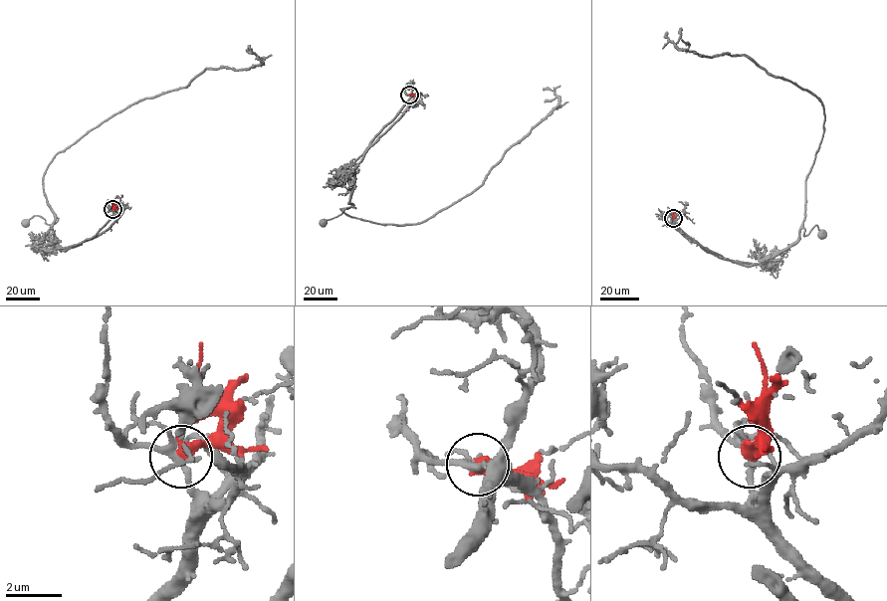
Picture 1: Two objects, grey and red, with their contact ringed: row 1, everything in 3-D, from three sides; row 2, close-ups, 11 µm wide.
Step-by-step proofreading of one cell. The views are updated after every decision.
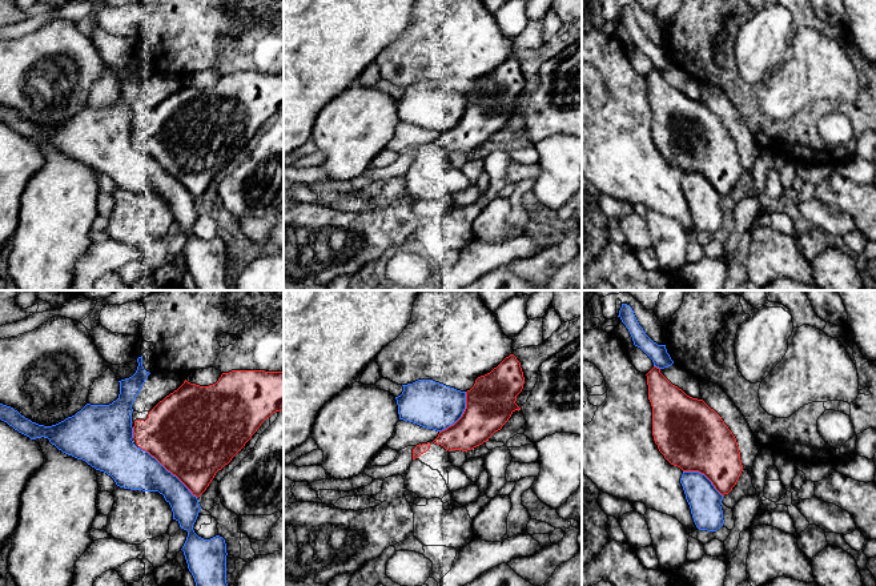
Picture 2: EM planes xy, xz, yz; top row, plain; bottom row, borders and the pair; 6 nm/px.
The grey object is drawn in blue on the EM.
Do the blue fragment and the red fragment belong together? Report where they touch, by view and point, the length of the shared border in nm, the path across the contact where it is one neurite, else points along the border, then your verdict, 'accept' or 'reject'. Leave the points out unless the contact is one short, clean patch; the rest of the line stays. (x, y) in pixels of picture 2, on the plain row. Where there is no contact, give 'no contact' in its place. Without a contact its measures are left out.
xy (167, 172) | 480 nm | reject

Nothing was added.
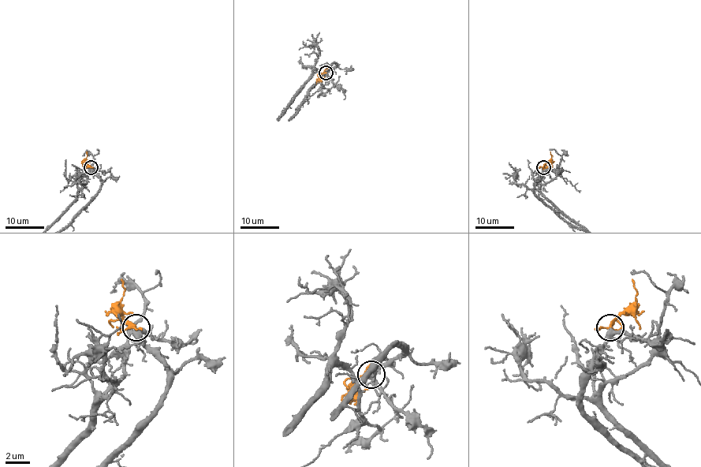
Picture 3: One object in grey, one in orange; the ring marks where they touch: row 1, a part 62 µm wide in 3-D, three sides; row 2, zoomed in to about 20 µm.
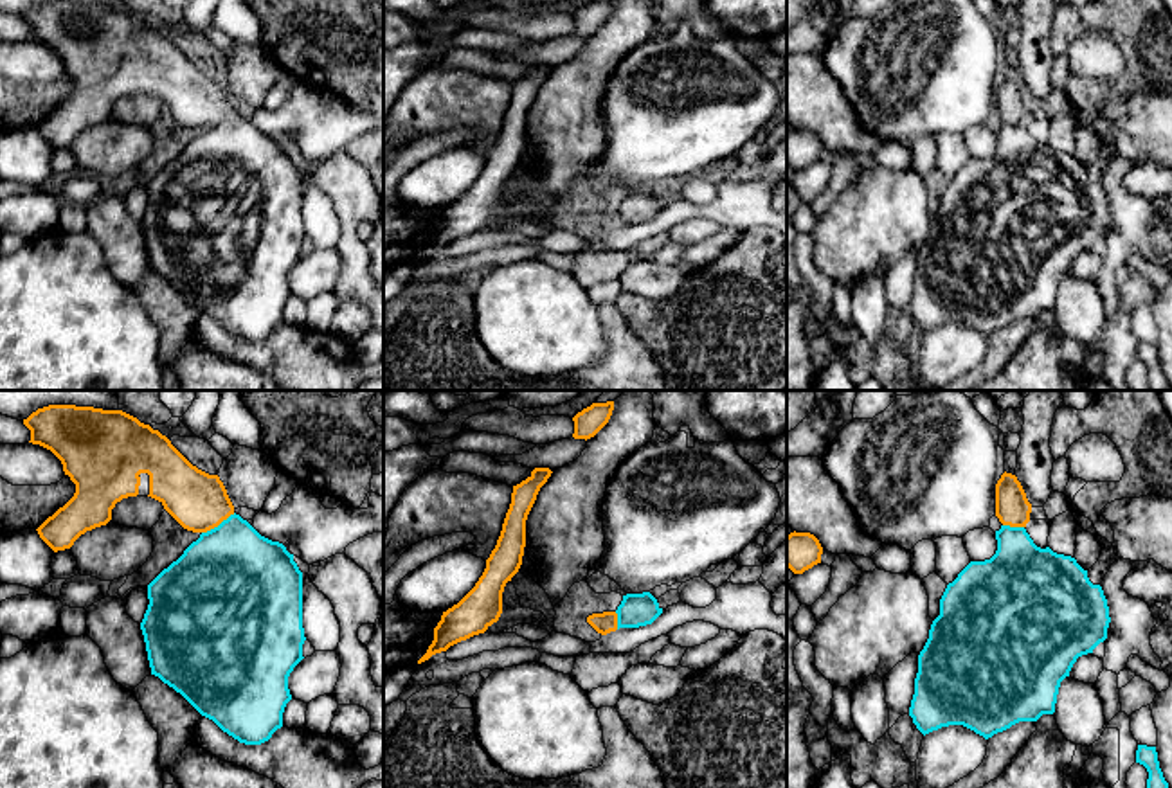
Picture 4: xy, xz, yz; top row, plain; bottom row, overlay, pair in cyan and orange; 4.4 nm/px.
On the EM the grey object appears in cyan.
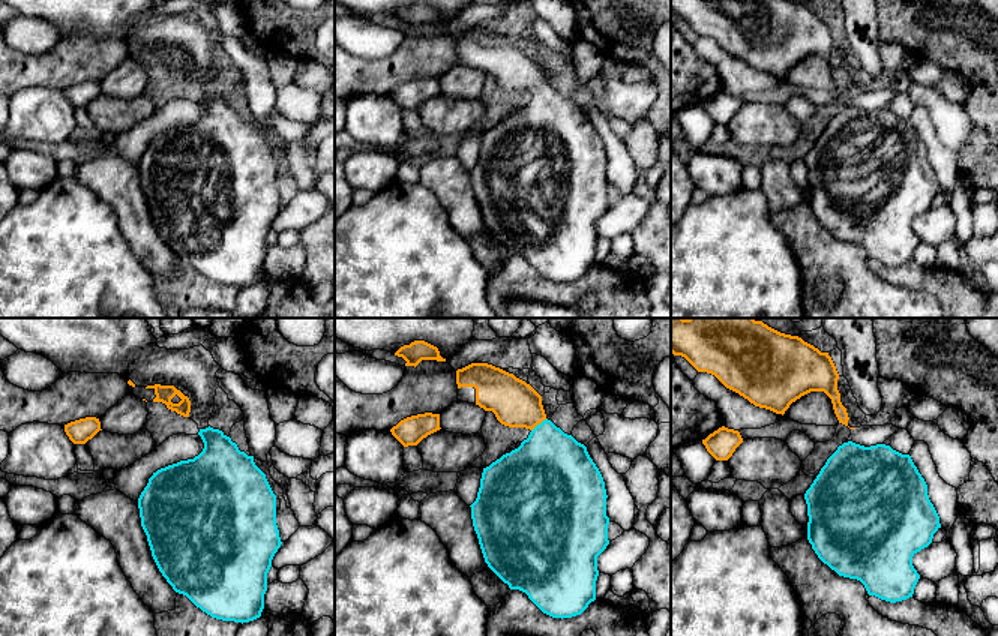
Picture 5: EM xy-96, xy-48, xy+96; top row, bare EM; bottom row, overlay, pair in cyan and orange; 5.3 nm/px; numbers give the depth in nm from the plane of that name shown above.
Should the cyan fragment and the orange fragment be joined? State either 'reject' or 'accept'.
accept

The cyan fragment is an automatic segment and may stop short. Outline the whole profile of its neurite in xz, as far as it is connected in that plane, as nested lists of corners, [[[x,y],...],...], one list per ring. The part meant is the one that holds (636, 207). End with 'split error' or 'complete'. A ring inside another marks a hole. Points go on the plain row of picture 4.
[[[650,189],[627,191],[616,209],[592,210],[587,219],[601,232],[619,225],[639,225],[652,221],[663,205]]]; split error

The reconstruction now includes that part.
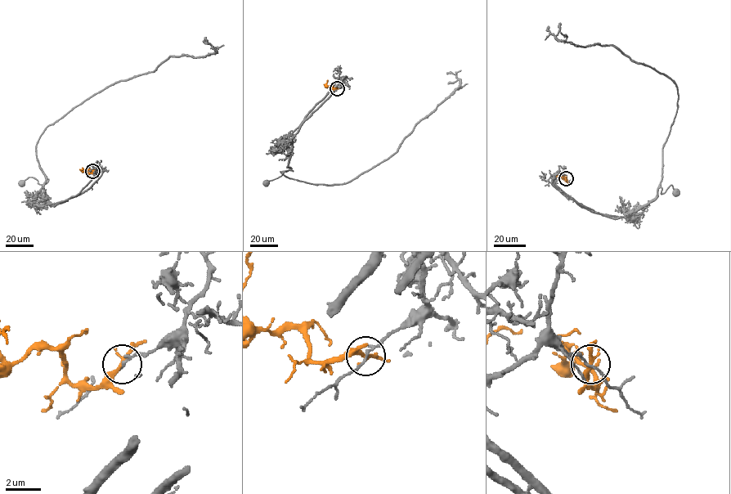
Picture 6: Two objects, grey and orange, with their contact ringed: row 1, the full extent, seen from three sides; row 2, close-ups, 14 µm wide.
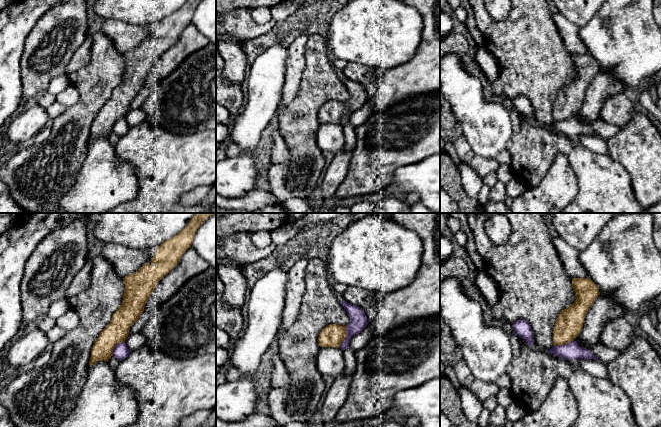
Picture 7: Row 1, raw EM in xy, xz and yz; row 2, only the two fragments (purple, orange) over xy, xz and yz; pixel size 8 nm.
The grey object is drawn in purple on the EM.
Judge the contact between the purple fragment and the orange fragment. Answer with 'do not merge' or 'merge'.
do not merge

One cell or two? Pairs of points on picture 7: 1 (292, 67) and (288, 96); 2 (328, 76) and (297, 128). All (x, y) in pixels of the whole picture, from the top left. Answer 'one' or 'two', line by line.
1: one
2: one

